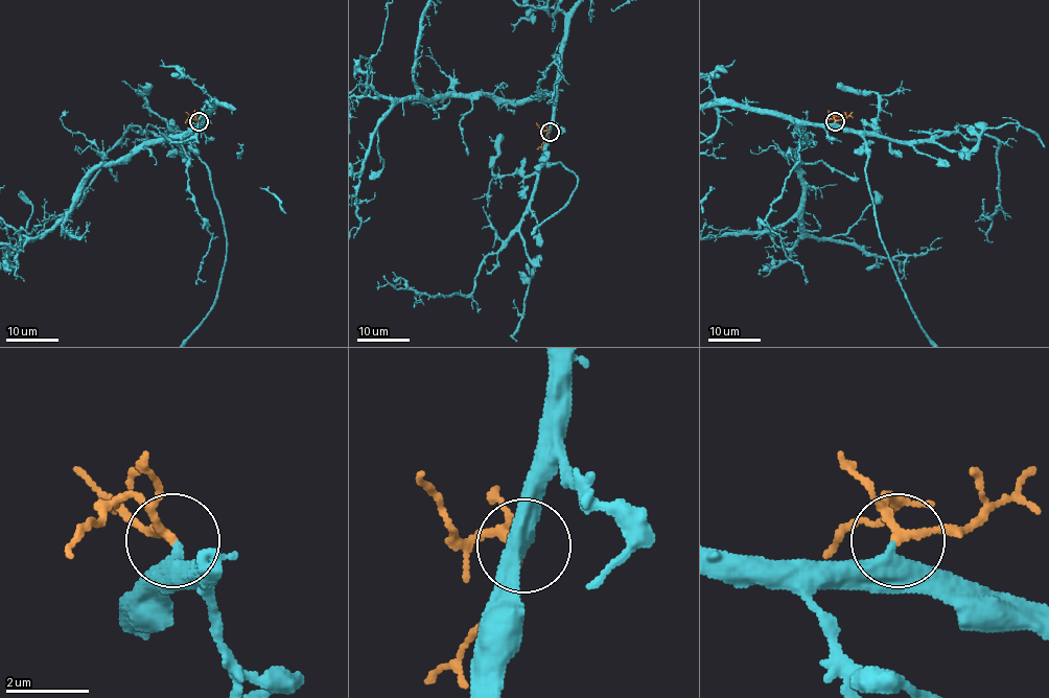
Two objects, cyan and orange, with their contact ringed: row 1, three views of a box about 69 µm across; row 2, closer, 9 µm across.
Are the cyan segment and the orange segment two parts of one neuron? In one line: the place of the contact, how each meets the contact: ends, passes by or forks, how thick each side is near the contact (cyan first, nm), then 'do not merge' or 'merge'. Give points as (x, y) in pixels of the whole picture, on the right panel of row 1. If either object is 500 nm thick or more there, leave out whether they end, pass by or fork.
place (835, 121); cyan passes by; orange forks; calibres 400 and 150 nm; merge

